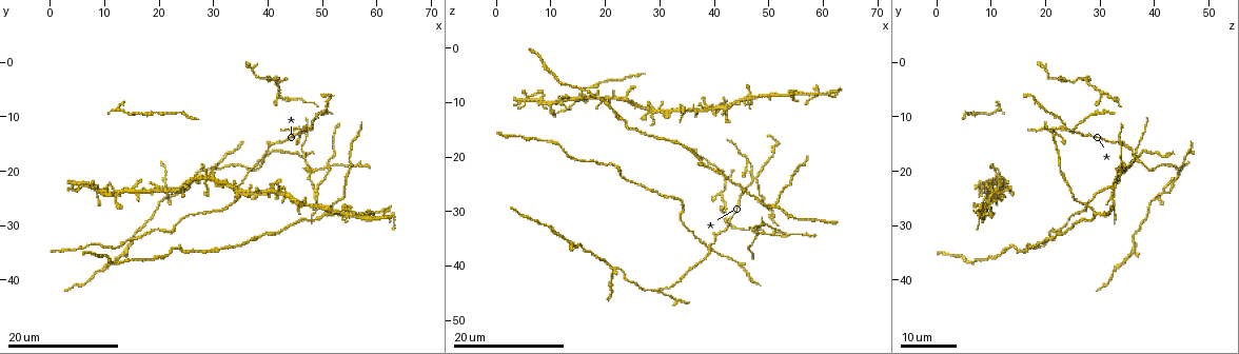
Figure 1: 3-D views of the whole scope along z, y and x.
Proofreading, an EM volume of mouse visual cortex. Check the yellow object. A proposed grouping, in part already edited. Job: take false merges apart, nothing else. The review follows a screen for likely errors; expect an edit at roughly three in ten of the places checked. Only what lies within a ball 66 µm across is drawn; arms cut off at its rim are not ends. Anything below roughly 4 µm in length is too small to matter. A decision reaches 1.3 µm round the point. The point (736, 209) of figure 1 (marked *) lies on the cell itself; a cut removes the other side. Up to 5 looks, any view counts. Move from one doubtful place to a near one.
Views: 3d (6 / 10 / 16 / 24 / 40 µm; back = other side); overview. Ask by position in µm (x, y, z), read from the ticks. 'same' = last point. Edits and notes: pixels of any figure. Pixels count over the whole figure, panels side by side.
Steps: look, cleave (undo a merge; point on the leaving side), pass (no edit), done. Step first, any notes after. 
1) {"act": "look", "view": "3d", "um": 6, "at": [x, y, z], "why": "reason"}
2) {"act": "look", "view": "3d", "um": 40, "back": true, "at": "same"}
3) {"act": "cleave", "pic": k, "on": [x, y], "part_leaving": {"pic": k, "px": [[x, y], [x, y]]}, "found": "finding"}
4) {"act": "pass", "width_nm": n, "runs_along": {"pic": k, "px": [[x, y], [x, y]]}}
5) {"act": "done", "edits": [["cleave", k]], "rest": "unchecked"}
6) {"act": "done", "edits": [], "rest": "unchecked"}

{"act": "look", "view": "3d", "um": 24, "at": [30.0, 19.5, 45.0], "why": "two arms in line, one across"}

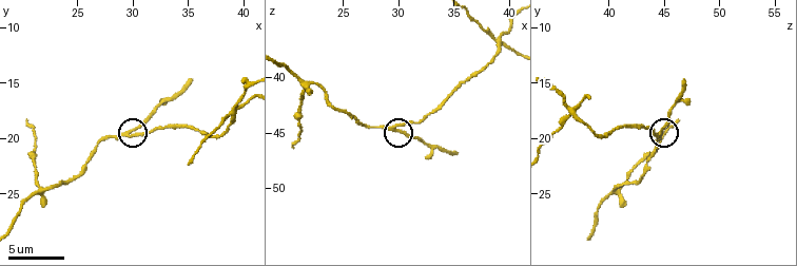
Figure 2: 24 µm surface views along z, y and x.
{"act": "look", "view": "3d", "um": 10, "at": [30.0, 19.4, 44.8]}

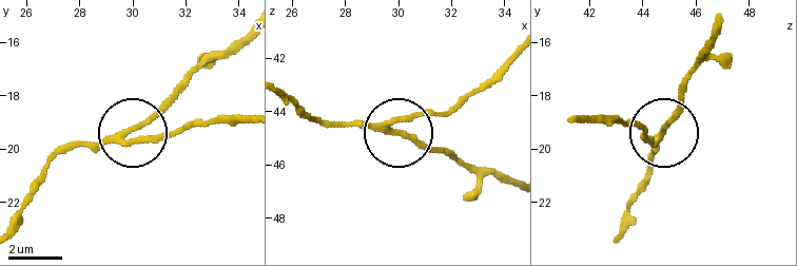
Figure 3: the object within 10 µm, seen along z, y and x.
{"act": "pass", "arms": 3, "runs_along": {"pic": 3, "px": [[509, 61], [441, 113], [401, 129], [452, 160]]}, "found": "all the same cell"}

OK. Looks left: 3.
{"act": "look", "view": "3d", "um": 16, "at": [48.0, 12.0, 24.0], "why": "four-way junction"}

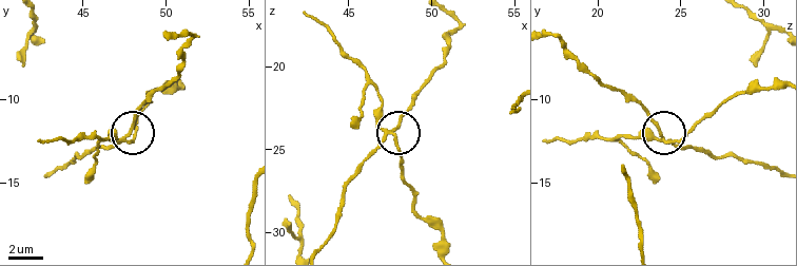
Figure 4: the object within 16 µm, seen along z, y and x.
{"act": "look", "view": "3d", "um": 10, "at": [47.6, 12.2, 23.8], "why": "closer look"}

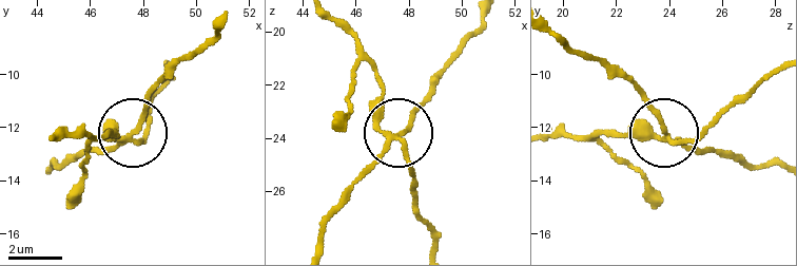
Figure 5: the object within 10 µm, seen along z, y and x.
{"act": "look", "view": "3d", "um": 6, "at": [47.6, 12.2, 23.9], "why": "closer look"}

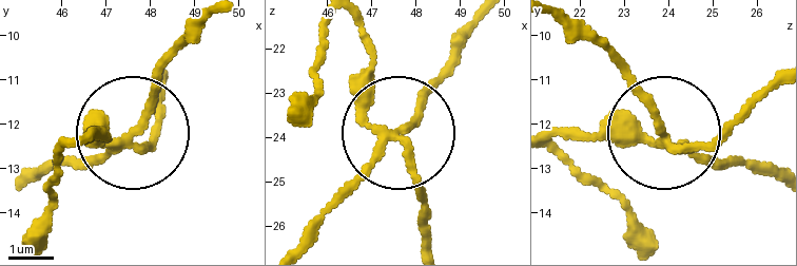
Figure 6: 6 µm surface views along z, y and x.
{"act": "cleave", "pic": 6, "on": [96, 122], "arms": 4, "part_leaving": {"pic": 6, "px": [[386, 134], [401, 146], [427, 248]]}, "found": "two cells meet here"}

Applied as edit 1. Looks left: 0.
{"act": "done", "edits": [["cleave", 6]], "rest": "unchecked"}

